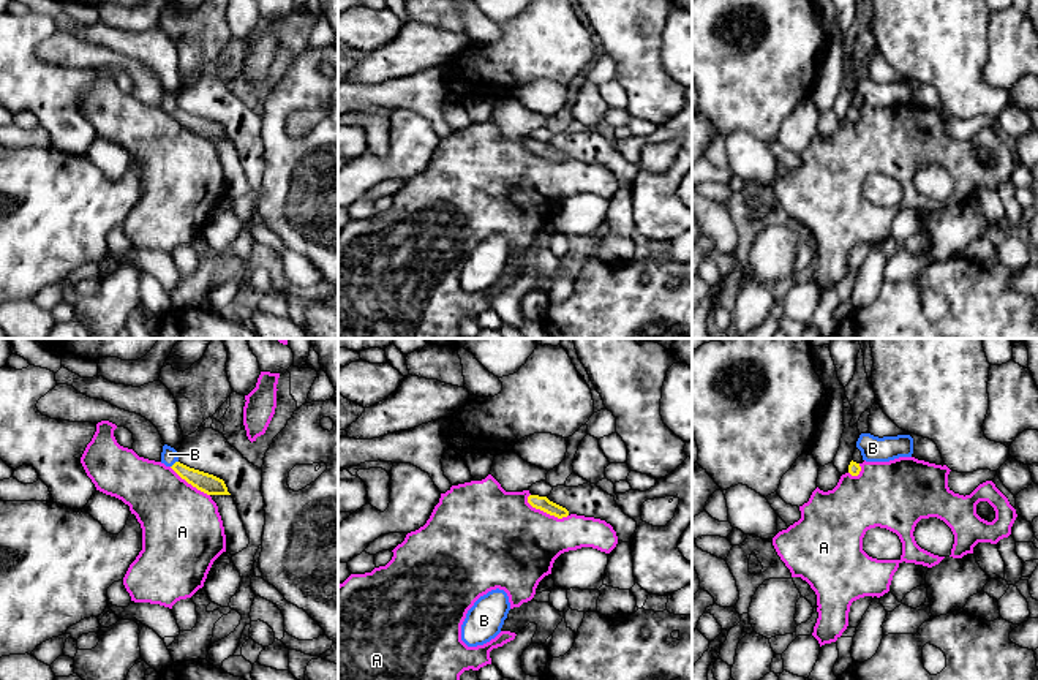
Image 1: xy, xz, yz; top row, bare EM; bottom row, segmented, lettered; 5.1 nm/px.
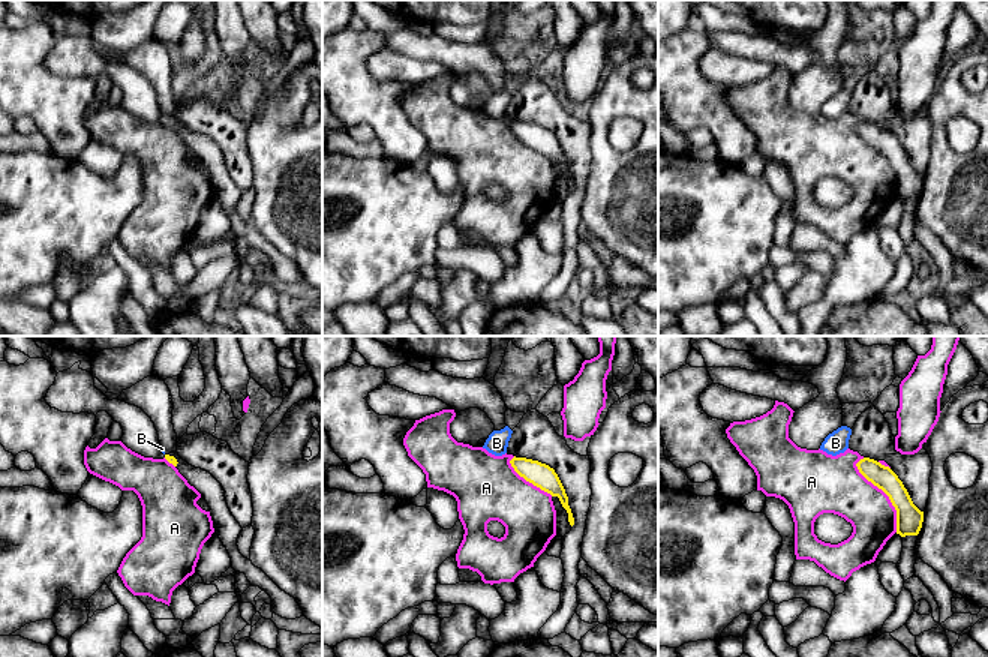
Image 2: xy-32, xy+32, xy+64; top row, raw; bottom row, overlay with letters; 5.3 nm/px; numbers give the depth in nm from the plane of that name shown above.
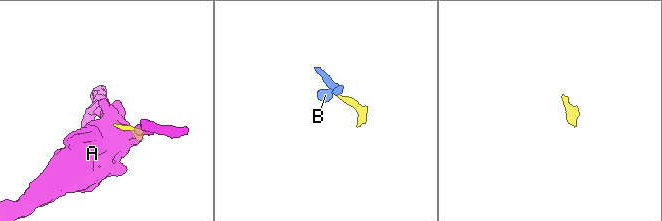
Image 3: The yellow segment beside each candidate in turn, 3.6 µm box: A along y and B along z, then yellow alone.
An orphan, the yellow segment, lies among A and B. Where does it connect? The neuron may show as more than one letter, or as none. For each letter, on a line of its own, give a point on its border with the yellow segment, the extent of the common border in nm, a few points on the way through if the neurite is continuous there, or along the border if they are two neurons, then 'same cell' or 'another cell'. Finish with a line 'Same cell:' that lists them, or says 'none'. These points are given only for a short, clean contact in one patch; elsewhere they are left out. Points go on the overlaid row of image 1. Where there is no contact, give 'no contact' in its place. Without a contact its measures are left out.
A: contact xz (545, 511); length 240 nm; another cell
B: contact xy (174, 464); length 50 nm; way xy (206, 483), (185, 473), (174, 464), (169, 454); same cell
Same cell: B

